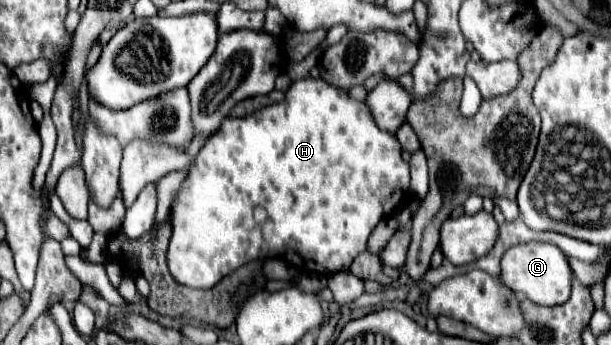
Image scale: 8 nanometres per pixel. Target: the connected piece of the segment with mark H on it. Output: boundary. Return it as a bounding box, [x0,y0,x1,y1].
[166,78,410,288]

